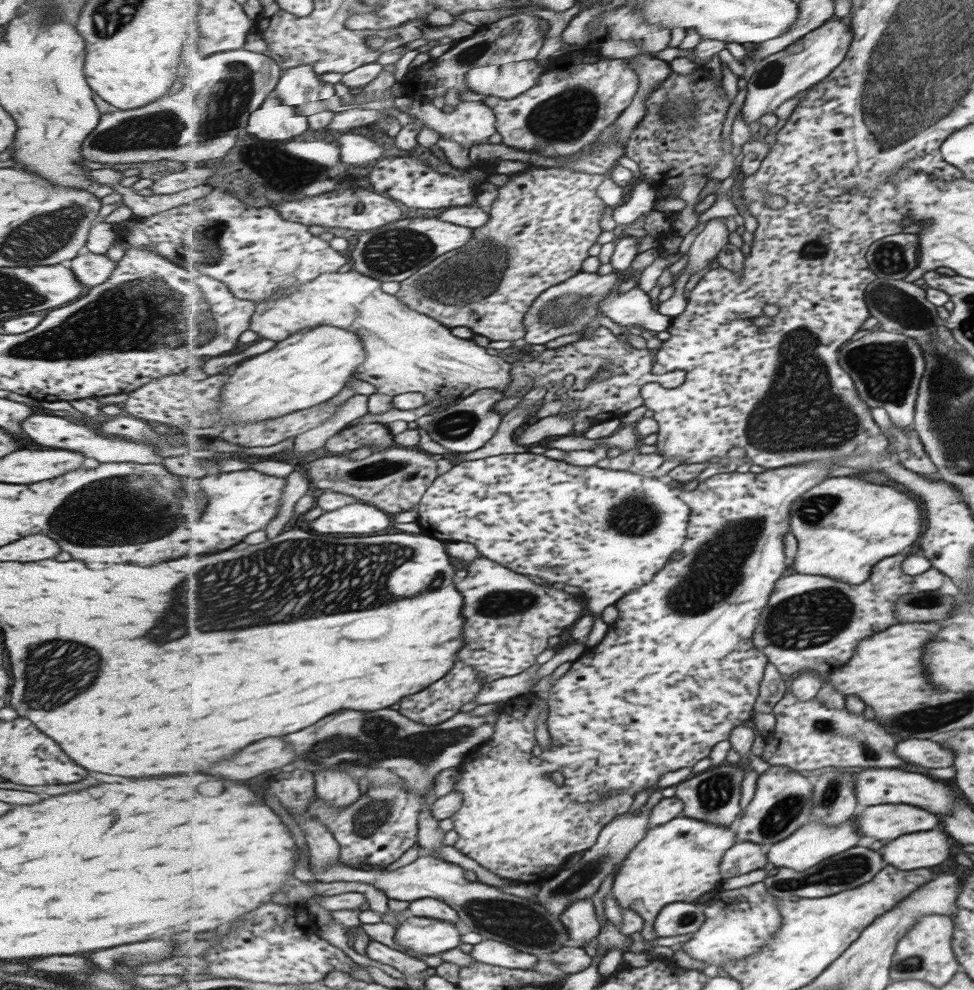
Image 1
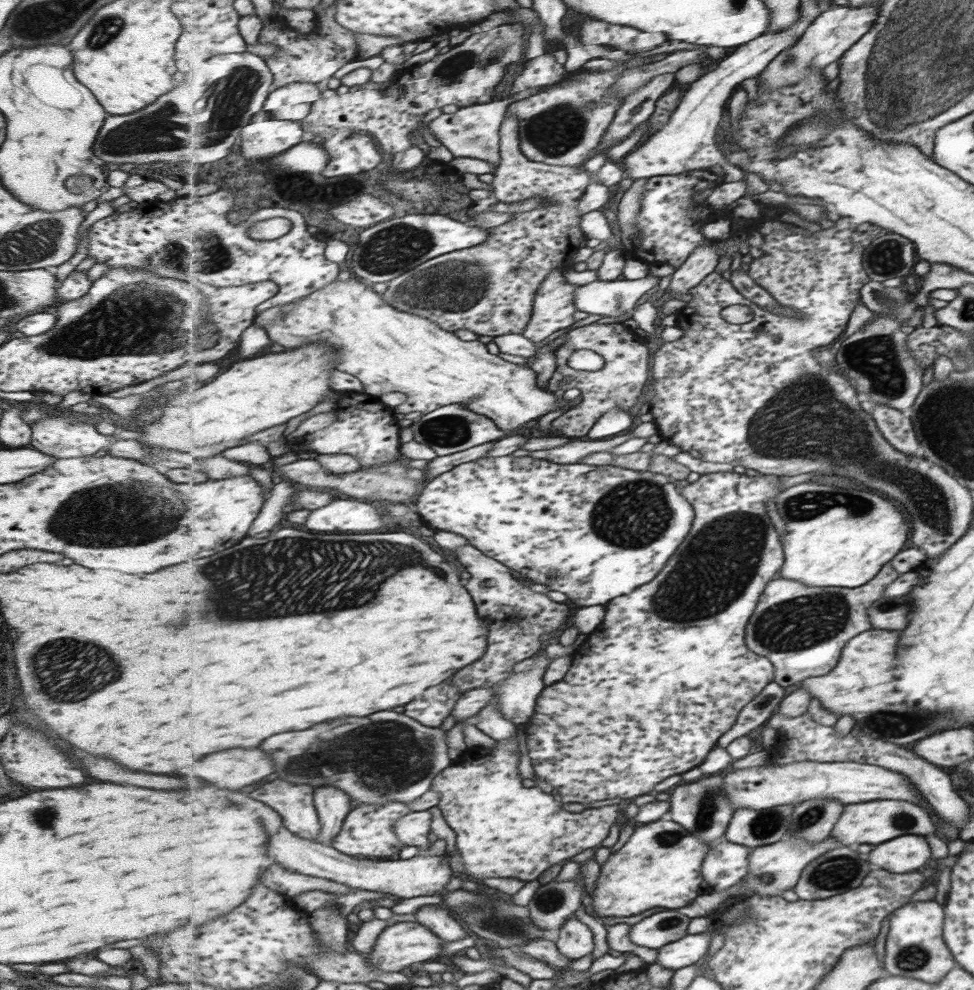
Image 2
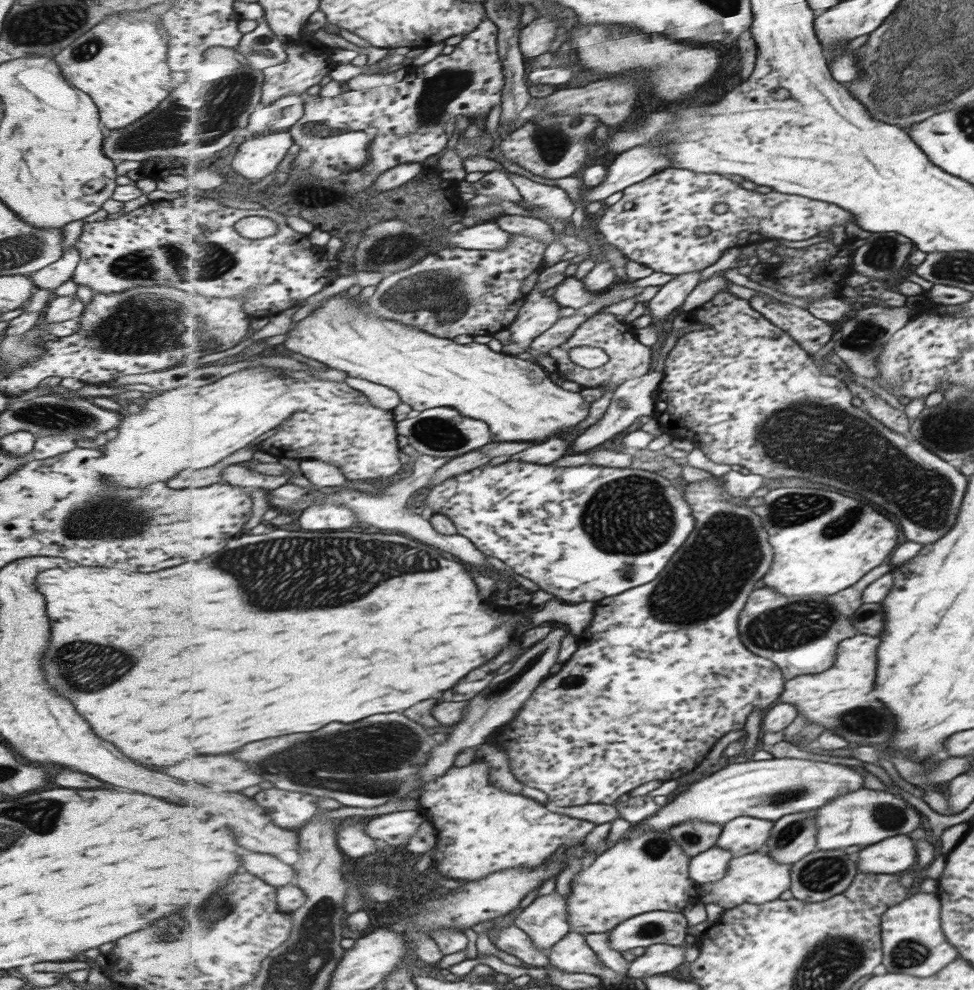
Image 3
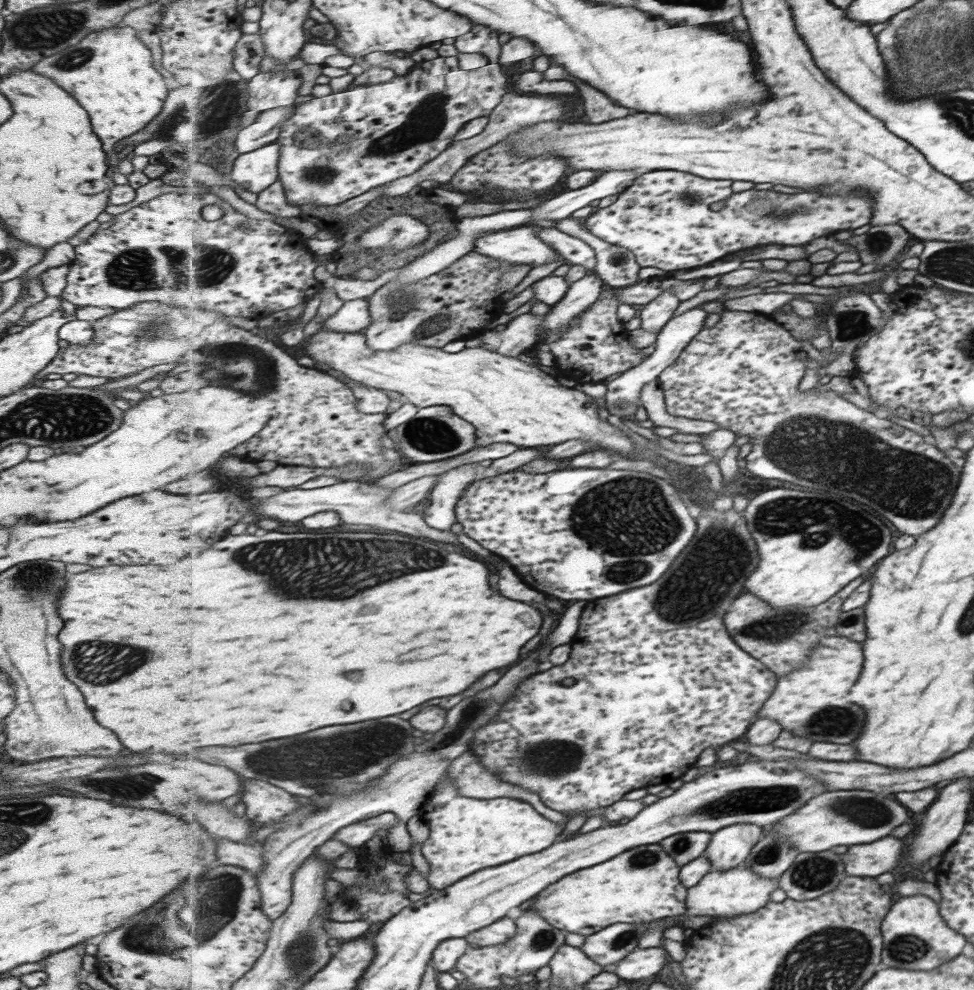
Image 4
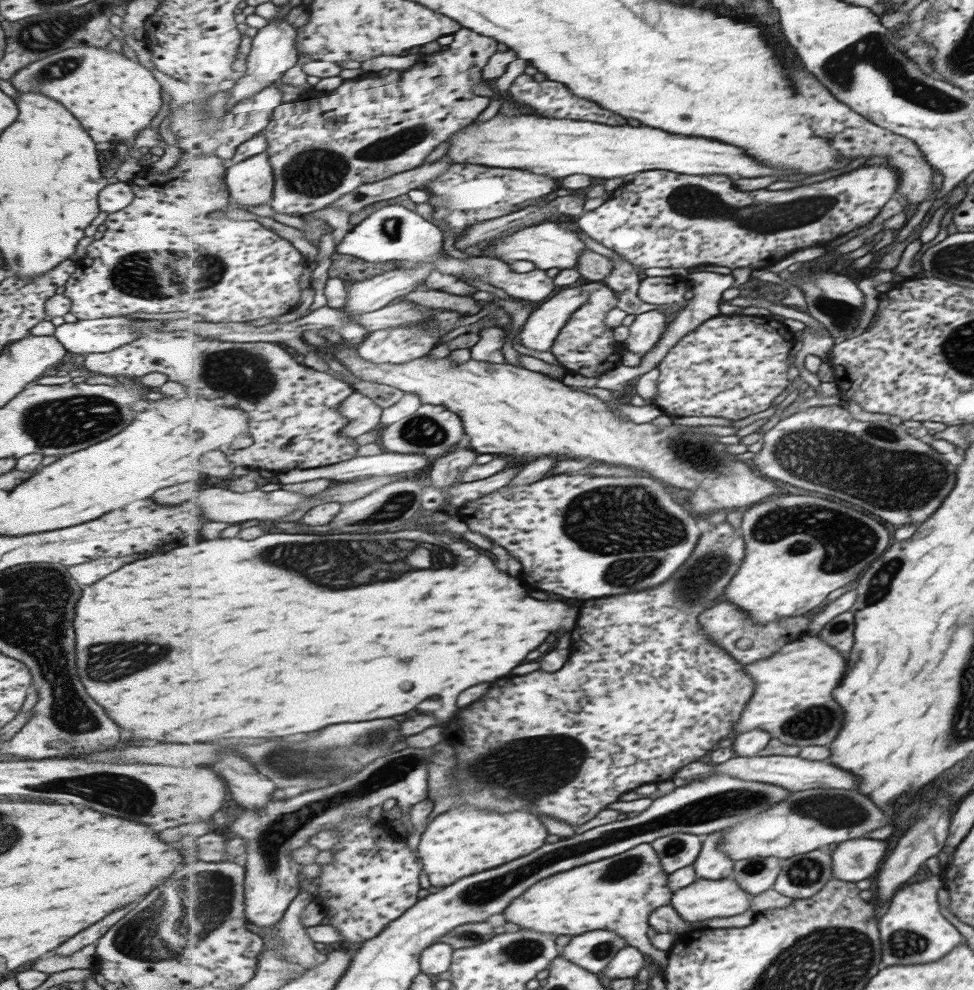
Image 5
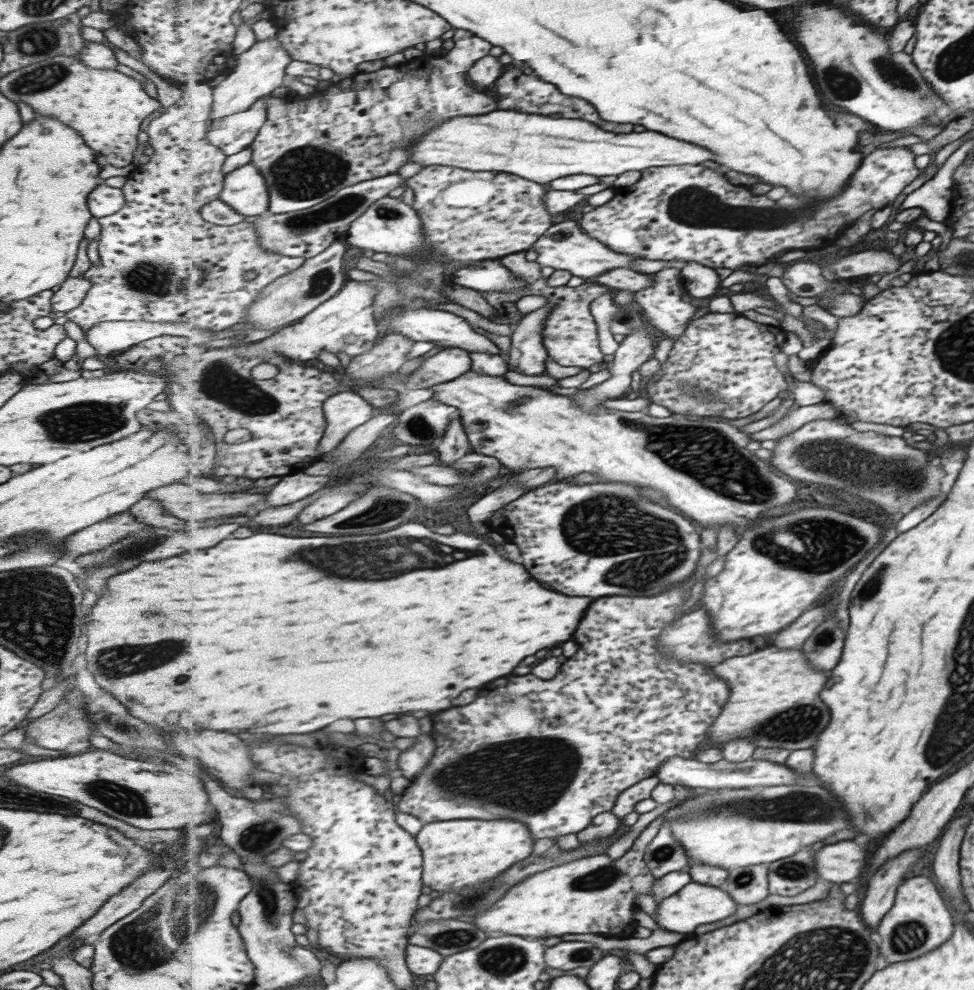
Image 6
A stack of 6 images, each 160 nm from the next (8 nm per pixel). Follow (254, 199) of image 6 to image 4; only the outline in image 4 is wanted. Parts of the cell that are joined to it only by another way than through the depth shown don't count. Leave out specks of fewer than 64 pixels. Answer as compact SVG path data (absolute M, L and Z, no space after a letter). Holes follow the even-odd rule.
M277 140L257 150L239 154L232 164L229 181L258 195L280 178L278 164L282 144Z

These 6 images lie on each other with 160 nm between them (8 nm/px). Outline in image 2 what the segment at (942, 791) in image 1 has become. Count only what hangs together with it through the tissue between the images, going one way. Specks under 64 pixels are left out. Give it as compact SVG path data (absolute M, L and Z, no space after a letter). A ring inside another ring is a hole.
M809 760L799 763L774 766L759 766L756 768L745 768L734 770L729 768L724 773L724 789L732 802L735 810L740 808L752 808L762 811L768 808L783 806L784 804L799 806L802 802L813 800L814 798L834 798L847 804L857 804L857 802L870 802L870 800L907 800L907 802L917 802L917 790L897 772L877 768L871 764L857 764L853 762L825 762L817 763Z

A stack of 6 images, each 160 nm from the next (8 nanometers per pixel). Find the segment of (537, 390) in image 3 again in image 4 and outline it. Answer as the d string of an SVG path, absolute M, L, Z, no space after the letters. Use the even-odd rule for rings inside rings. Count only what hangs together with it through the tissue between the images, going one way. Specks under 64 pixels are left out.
M320 330L307 338L302 346L307 357L313 361L328 365L342 372L349 379L381 390L393 390L402 395L404 401L411 402L419 408L445 405L461 418L477 426L477 447L489 446L495 442L509 442L527 448L563 444L567 440L583 438L591 440L593 446L611 451L618 456L633 457L633 442L619 428L609 424L606 418L599 416L599 402L589 394L573 387L562 386L555 376L549 376L537 366L523 362L513 356L503 356L498 352L483 347L464 348L461 352L445 352L444 347L428 347L421 343L405 343L395 350L376 351L368 345L365 331L339 332Z

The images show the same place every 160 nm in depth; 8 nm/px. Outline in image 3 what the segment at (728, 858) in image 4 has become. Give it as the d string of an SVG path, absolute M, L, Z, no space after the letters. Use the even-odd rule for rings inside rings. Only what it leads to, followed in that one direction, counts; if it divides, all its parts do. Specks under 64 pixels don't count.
M754 816L733 819L724 826L717 842L719 848L731 849L735 857L757 852L765 847L776 821Z

